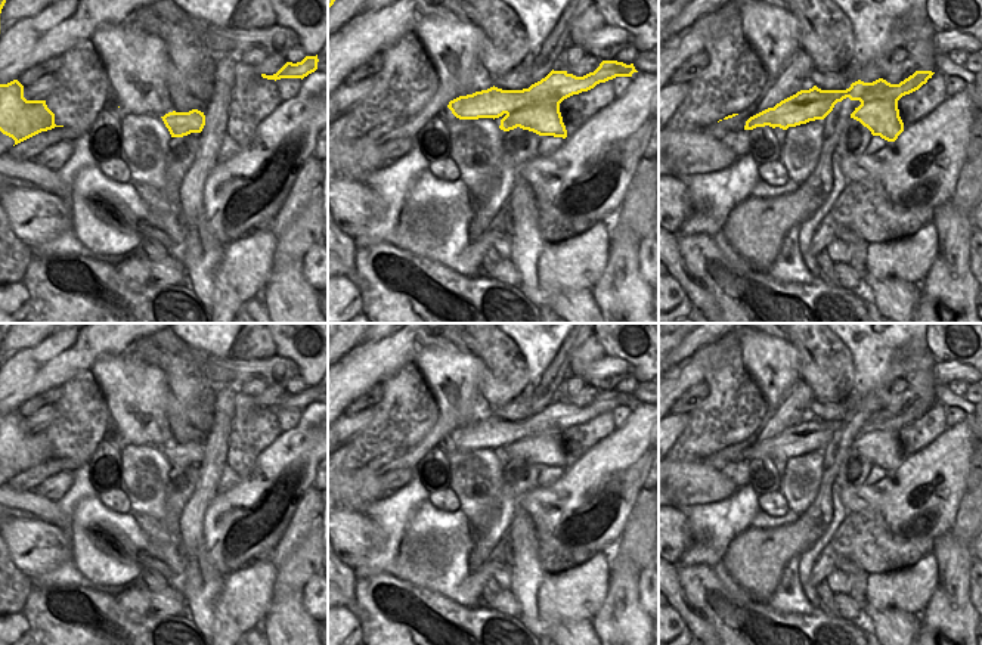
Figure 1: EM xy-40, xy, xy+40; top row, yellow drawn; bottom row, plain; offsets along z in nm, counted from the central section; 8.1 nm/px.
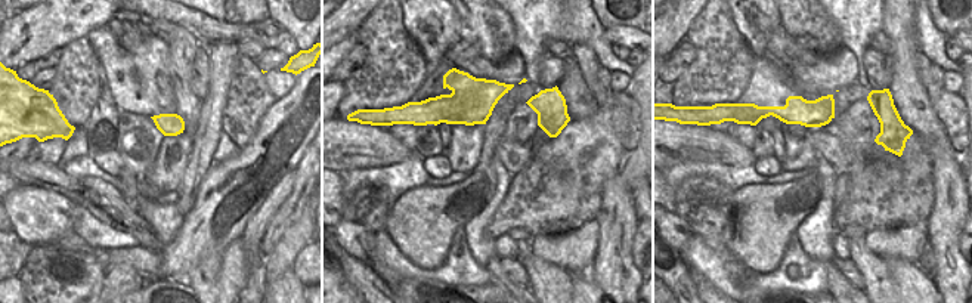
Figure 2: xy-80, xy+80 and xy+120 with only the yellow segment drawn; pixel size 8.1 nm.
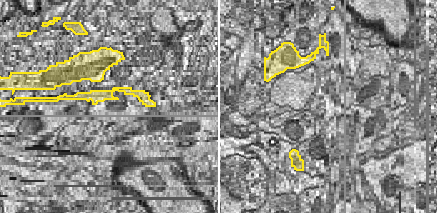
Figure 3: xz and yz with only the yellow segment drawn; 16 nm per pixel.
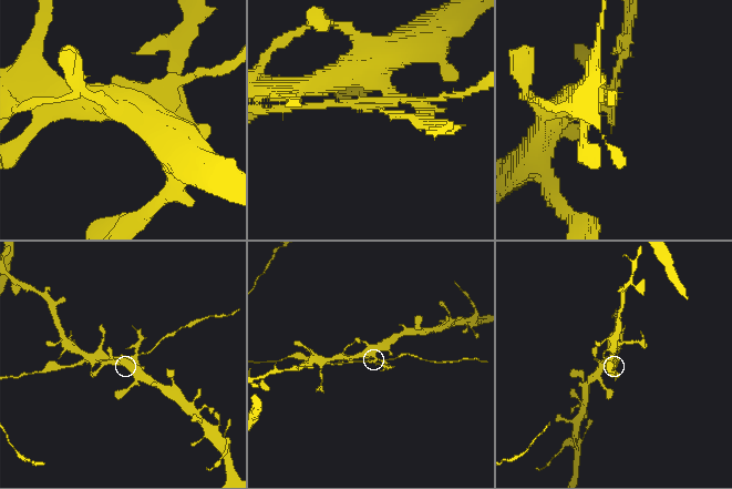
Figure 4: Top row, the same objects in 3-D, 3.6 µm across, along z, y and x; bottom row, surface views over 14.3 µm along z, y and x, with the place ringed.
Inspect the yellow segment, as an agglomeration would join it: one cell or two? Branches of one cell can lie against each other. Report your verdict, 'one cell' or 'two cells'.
two cells

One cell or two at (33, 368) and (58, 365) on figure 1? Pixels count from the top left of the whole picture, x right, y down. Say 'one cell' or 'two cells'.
one cell

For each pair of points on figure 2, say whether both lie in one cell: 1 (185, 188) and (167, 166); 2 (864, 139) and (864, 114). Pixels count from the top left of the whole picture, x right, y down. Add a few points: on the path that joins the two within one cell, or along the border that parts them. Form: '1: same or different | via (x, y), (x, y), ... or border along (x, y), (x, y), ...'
1: different | border along (189, 150), (183, 178), (176, 189)
2: different | border along (836, 118), (845, 132), (869, 130), (875, 138)

